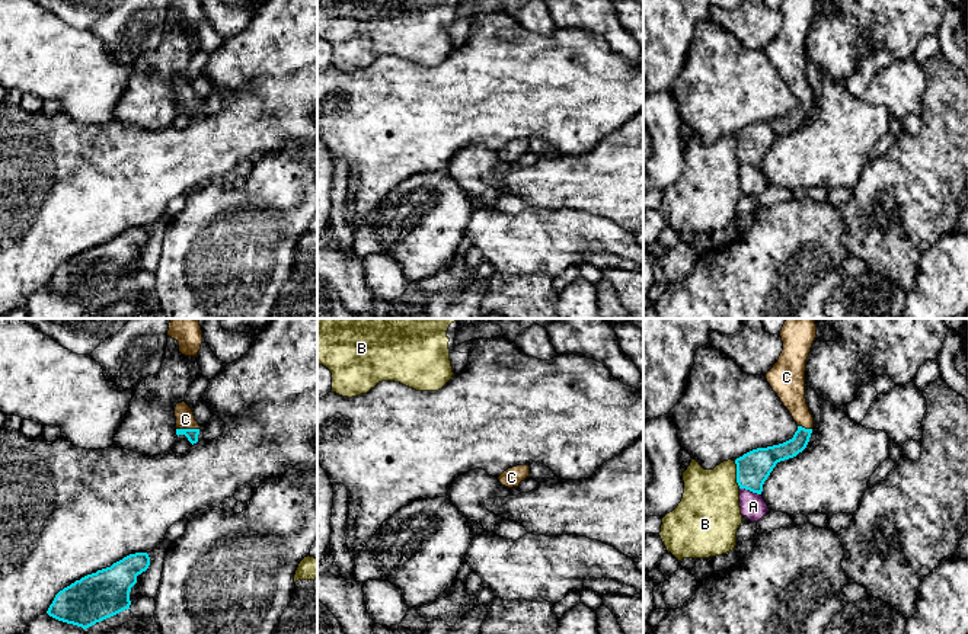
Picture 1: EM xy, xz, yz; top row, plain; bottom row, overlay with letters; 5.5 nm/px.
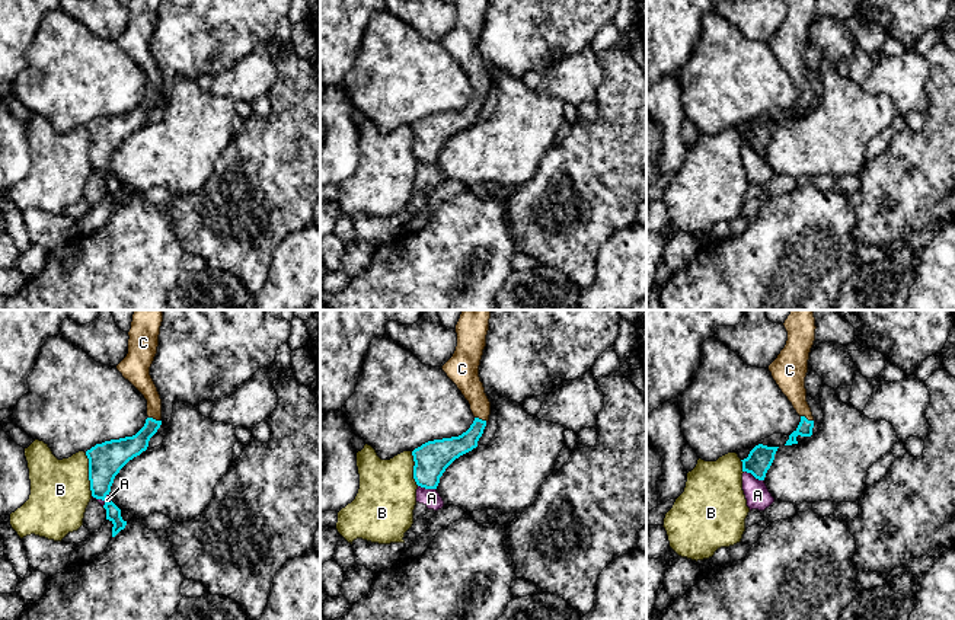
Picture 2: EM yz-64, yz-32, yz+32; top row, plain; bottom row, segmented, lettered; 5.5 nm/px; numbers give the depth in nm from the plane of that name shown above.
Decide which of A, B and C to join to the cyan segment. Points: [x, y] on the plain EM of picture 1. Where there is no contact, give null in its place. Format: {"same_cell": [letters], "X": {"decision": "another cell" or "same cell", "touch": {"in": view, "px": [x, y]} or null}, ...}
{"same_cell": ["C"], "A": {"decision": "another cell", "touch": {"in": "yz", "px": [750, 165]}}, "B": {"decision": "another cell", "touch": {"in": "yz", "px": [737, 149]}}, "C": {"decision": "same cell", "touch": {"in": "xy", "px": [188, 103]}}}

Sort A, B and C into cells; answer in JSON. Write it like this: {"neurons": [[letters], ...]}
{"neurons": [["A"], ["B"], ["C"]]}

